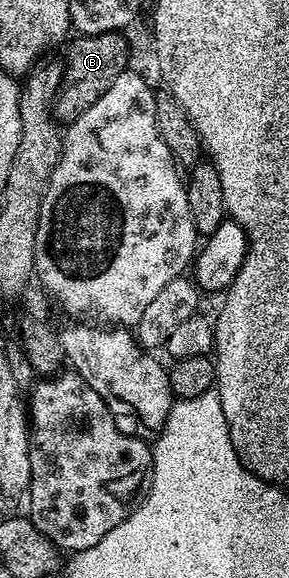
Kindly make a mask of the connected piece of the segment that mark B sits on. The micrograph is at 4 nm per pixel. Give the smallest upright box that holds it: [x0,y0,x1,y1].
[53,32,128,126]

